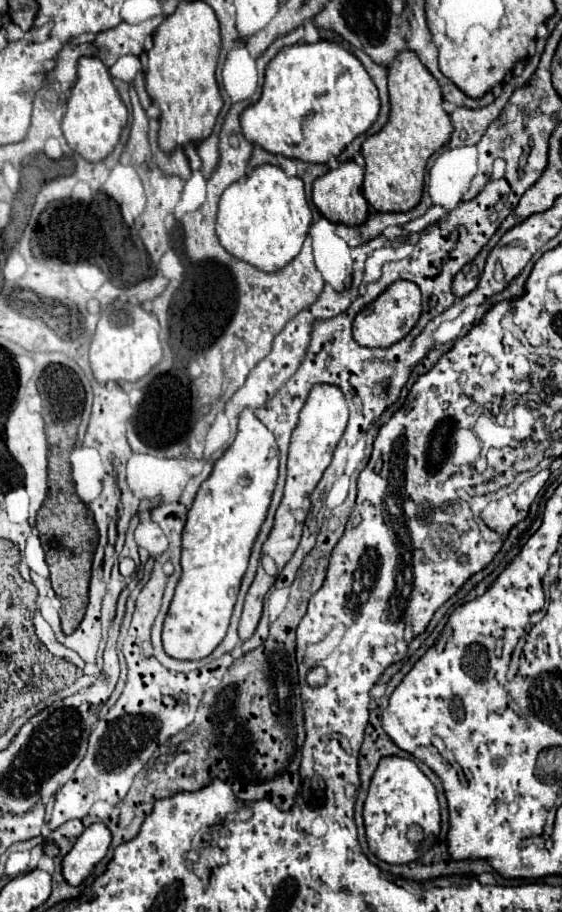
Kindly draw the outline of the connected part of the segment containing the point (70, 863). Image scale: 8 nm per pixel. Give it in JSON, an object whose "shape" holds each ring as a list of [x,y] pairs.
{"shape":[[[91,824],[75,842],[75,846],[63,858],[63,878],[69,886],[83,884],[95,870],[95,866],[105,858],[113,834],[105,824]]]}

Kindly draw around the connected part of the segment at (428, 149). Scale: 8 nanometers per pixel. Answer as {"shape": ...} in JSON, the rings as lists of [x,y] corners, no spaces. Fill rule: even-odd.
{"shape":[[[401,52],[389,66],[389,100],[391,114],[387,126],[369,136],[361,146],[361,154],[367,162],[363,194],[377,212],[409,212],[421,202],[429,158],[449,142],[453,126],[449,114],[443,110],[437,80],[415,52]]]}

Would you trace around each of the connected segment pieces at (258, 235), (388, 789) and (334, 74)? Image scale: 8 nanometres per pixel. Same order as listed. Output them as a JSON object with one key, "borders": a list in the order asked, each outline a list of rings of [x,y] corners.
{"borders":[[[[263,164],[223,192],[217,212],[217,236],[229,254],[271,274],[285,268],[301,252],[311,220],[303,180],[289,178],[281,168]]],[[[389,756],[383,758],[373,774],[369,794],[363,808],[363,820],[367,830],[369,850],[389,864],[409,864],[417,858],[415,846],[407,842],[405,832],[411,824],[419,824],[425,836],[437,836],[441,832],[441,810],[437,802],[437,790],[433,782],[417,768],[409,758]]],[[[337,42],[297,44],[283,48],[267,66],[263,96],[257,104],[241,114],[243,134],[249,142],[259,144],[271,154],[281,154],[307,164],[327,164],[329,156],[339,156],[357,136],[367,132],[381,110],[379,92],[363,64]]]]}

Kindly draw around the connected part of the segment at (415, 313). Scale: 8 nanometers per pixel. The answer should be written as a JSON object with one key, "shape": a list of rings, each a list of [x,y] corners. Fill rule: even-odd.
{"shape":[[[395,282],[375,302],[367,304],[353,322],[353,338],[365,348],[391,348],[403,340],[417,324],[421,316],[421,290],[413,282]]]}

